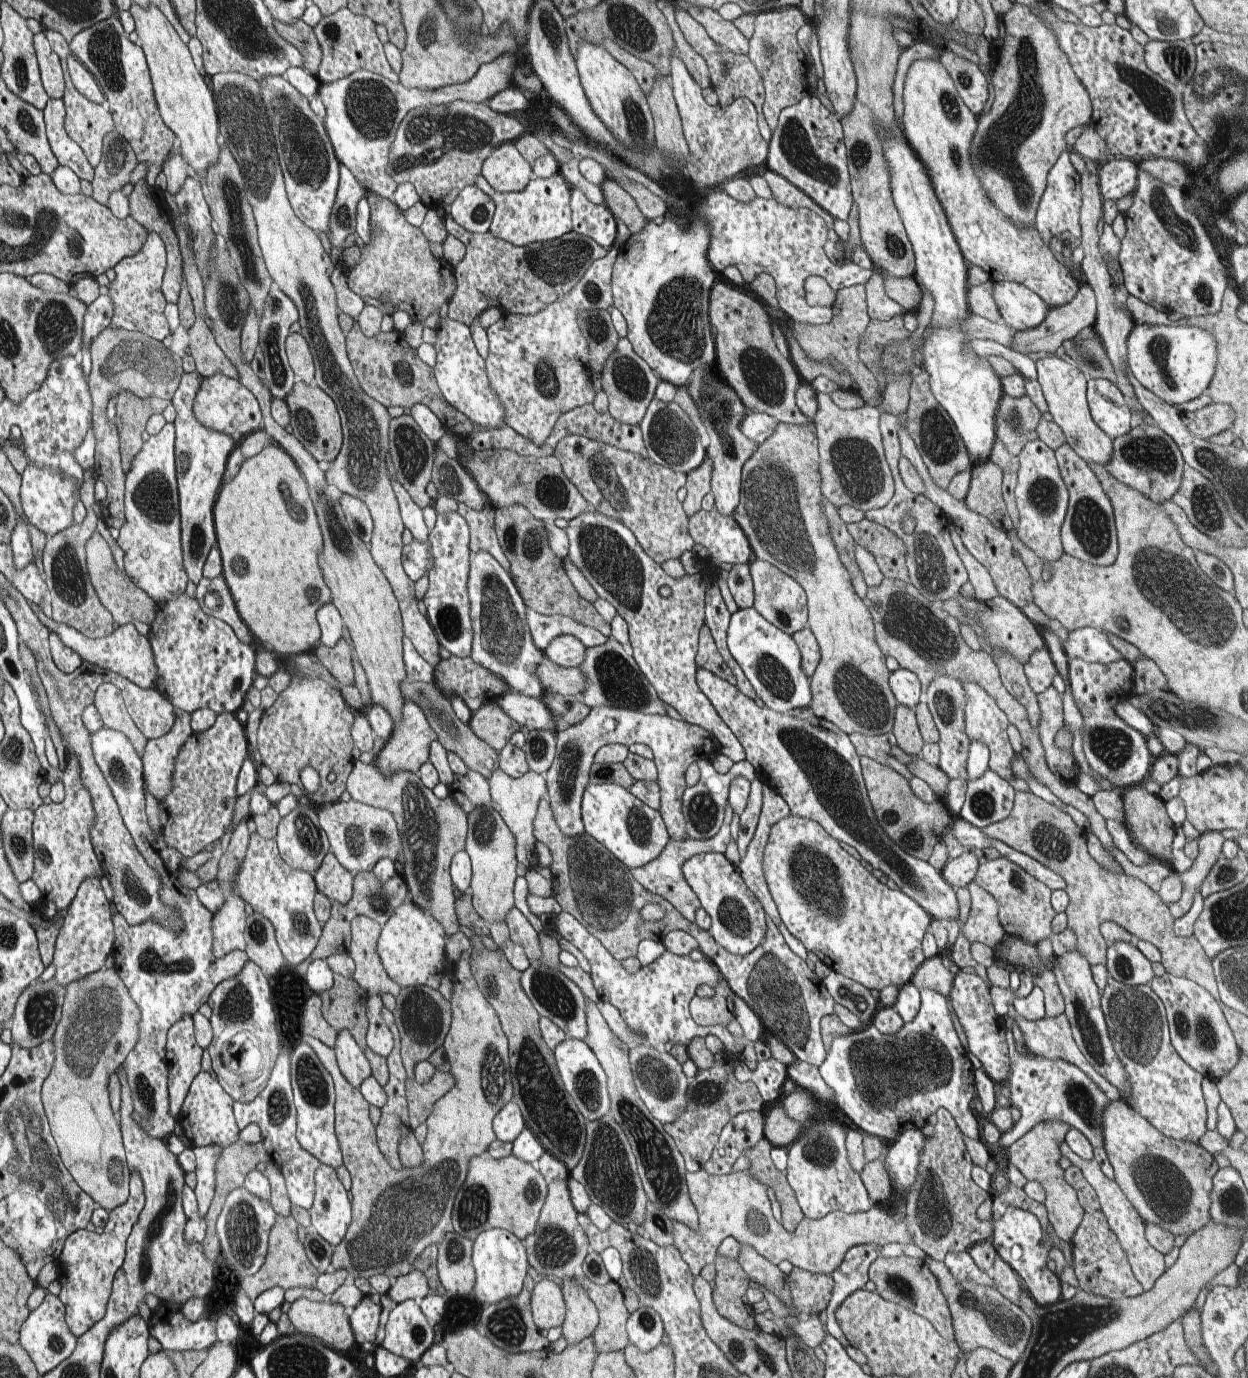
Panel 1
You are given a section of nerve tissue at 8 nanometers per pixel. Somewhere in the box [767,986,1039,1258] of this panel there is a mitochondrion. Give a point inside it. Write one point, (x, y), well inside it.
(885, 1072)

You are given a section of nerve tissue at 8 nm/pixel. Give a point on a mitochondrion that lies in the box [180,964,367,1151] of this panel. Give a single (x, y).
(314, 1088)

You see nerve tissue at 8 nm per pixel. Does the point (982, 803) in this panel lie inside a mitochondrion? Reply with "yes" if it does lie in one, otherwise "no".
yes

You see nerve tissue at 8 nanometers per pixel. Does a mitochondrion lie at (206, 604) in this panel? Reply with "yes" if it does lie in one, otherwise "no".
no

